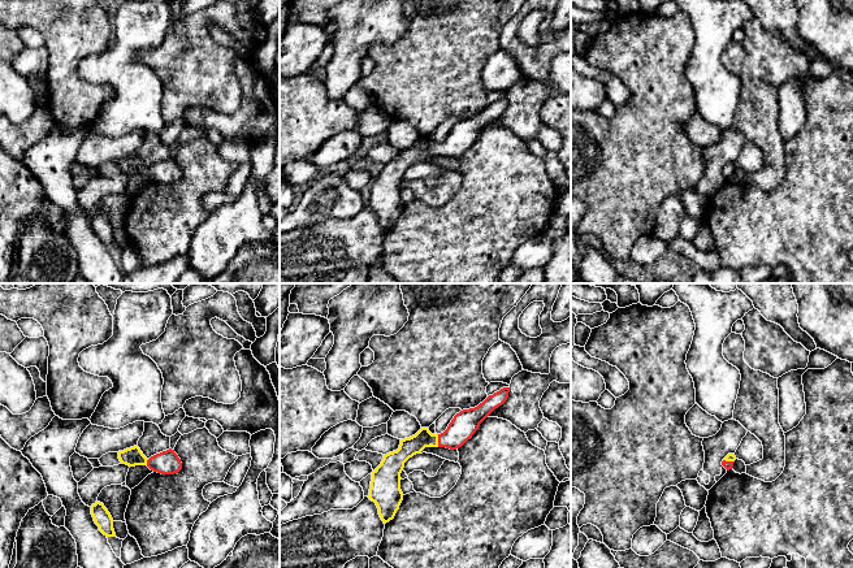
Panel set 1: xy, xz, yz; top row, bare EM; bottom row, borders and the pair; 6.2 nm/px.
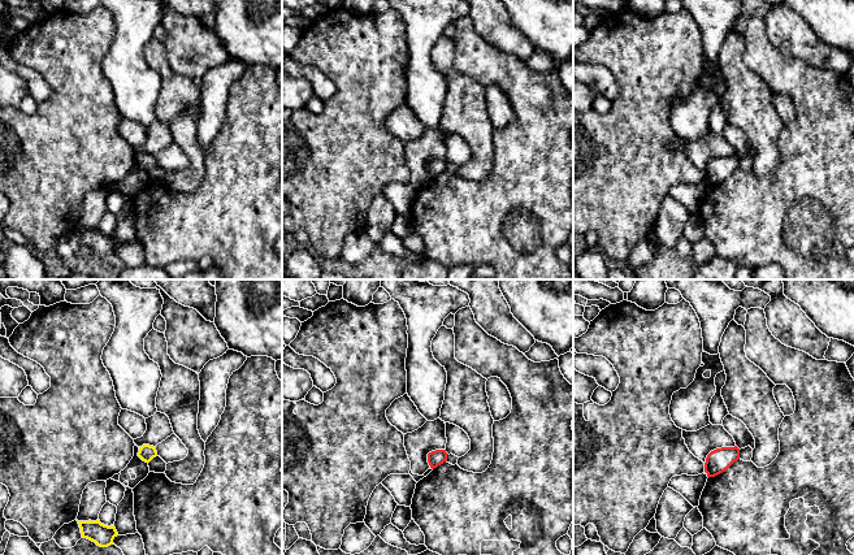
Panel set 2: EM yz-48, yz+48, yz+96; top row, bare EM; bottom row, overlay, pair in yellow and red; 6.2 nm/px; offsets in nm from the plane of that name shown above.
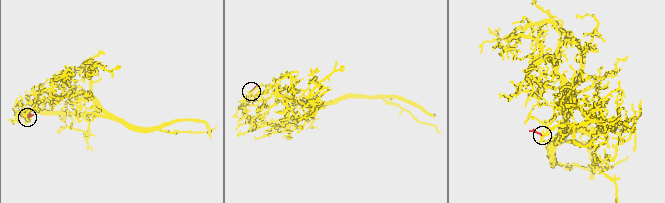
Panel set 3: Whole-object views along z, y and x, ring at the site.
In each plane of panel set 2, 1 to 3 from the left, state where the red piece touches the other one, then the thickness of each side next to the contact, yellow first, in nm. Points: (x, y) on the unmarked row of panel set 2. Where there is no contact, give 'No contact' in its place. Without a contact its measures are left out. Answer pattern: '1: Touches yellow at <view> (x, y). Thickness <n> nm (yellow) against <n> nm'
1: No contact
2: No contact
3: No contact

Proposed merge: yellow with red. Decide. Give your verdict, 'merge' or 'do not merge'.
merge

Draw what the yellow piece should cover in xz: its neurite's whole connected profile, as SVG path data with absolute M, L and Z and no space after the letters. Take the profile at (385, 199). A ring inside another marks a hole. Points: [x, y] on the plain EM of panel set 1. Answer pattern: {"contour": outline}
{"contour": "M510 96L489 104L475 117L463 118L454 125L447 138L441 143L432 143L421 136L415 144L400 148L397 160L384 164L381 173L372 181L368 207L376 212L384 233L394 227L403 209L400 199L400 182L404 172L425 156L462 156L479 138L480 133L508 107Z"}

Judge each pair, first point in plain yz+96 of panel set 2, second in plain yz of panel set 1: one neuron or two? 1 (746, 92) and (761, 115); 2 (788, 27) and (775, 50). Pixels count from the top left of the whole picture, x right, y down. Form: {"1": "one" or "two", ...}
{"1": "one", "2": "two"}

